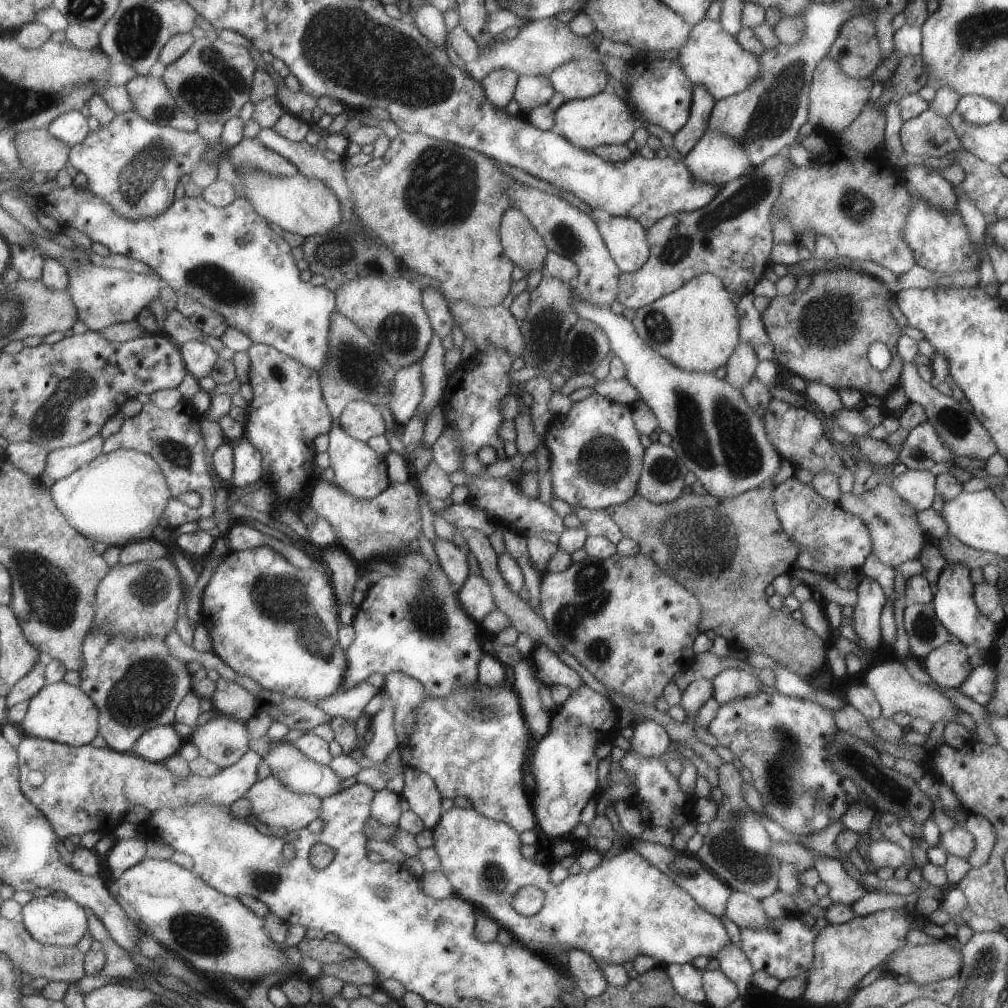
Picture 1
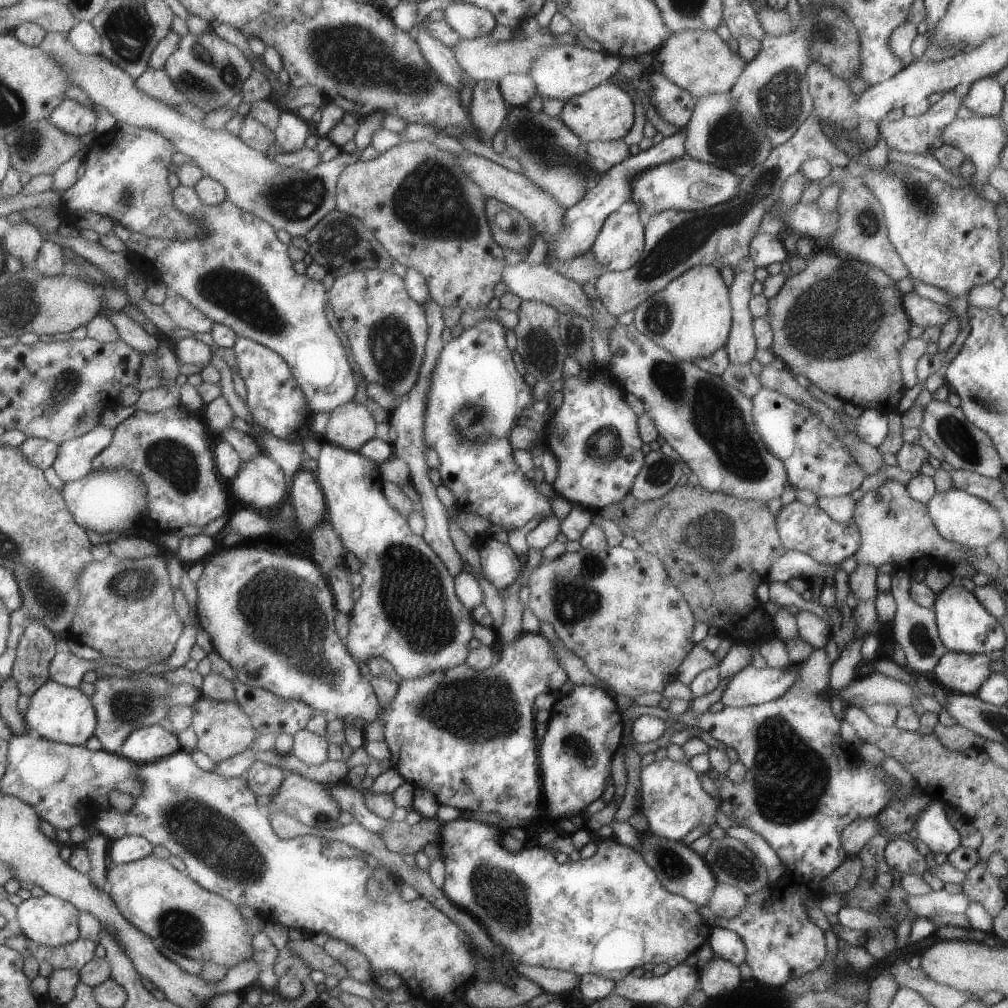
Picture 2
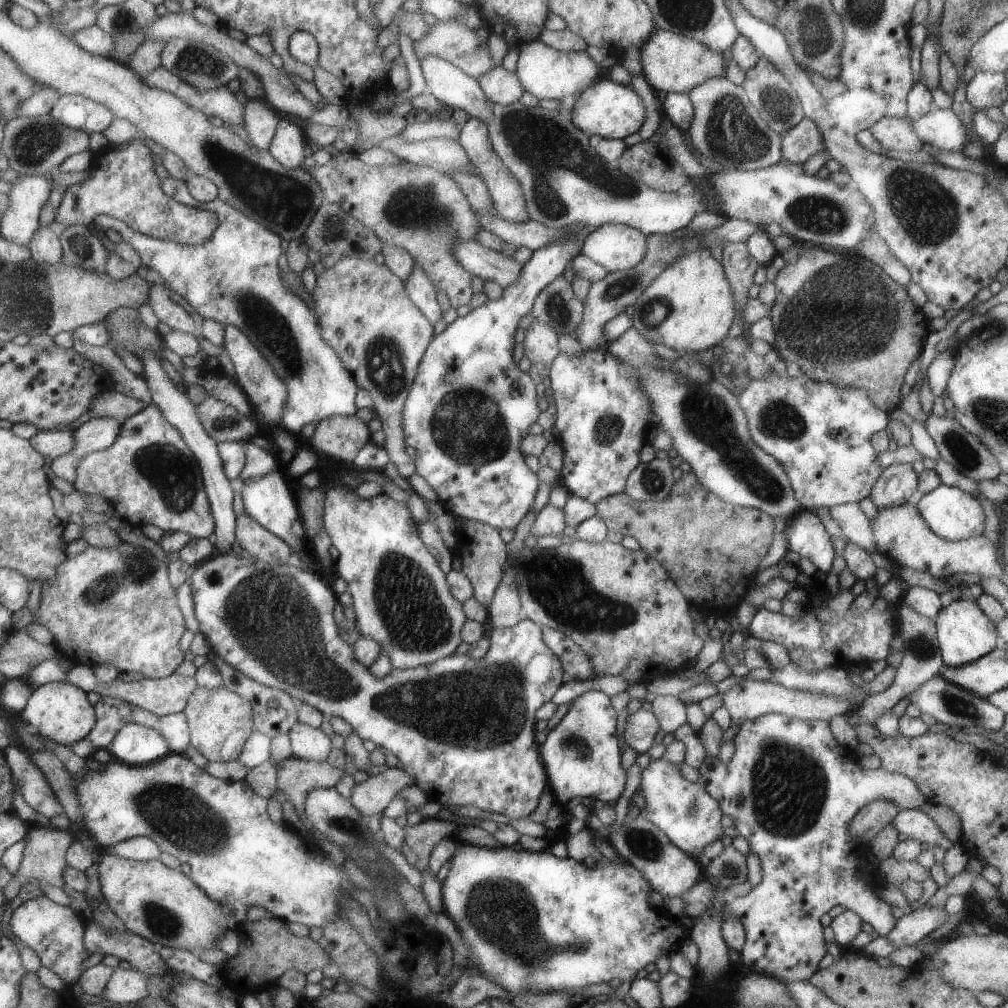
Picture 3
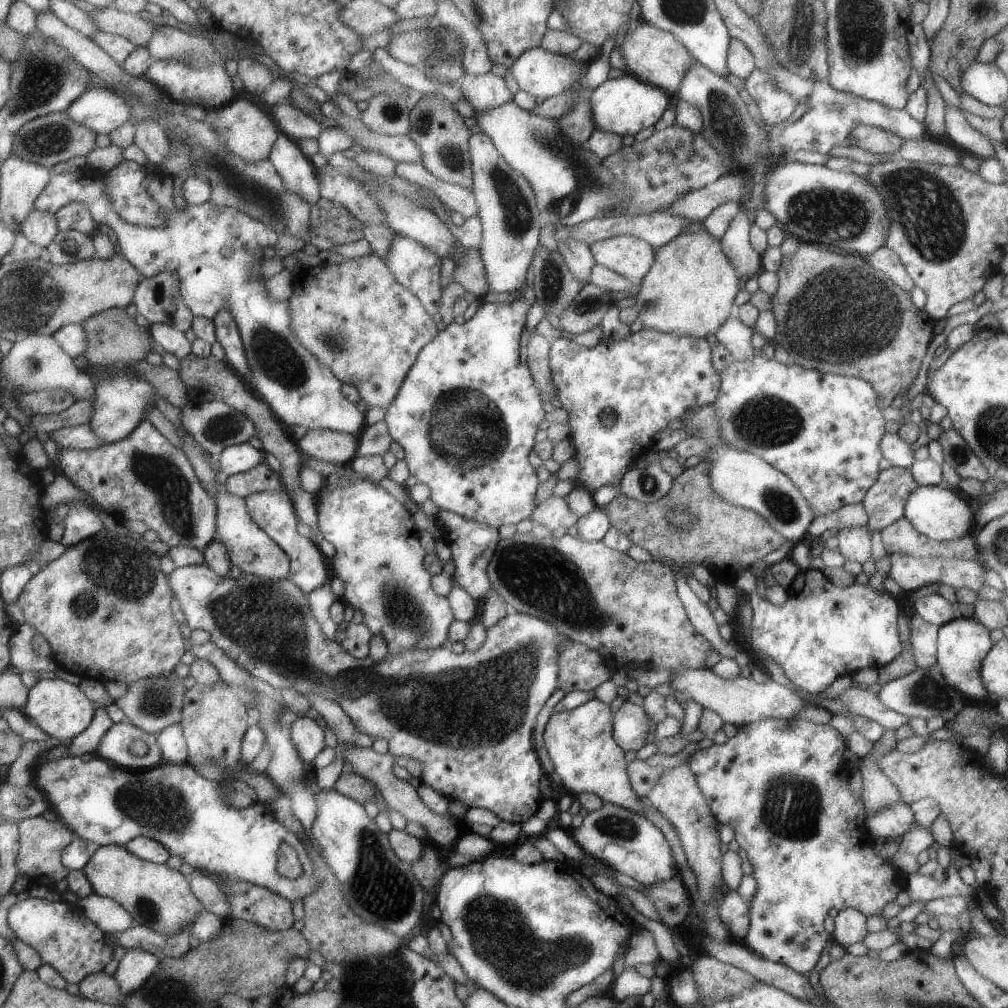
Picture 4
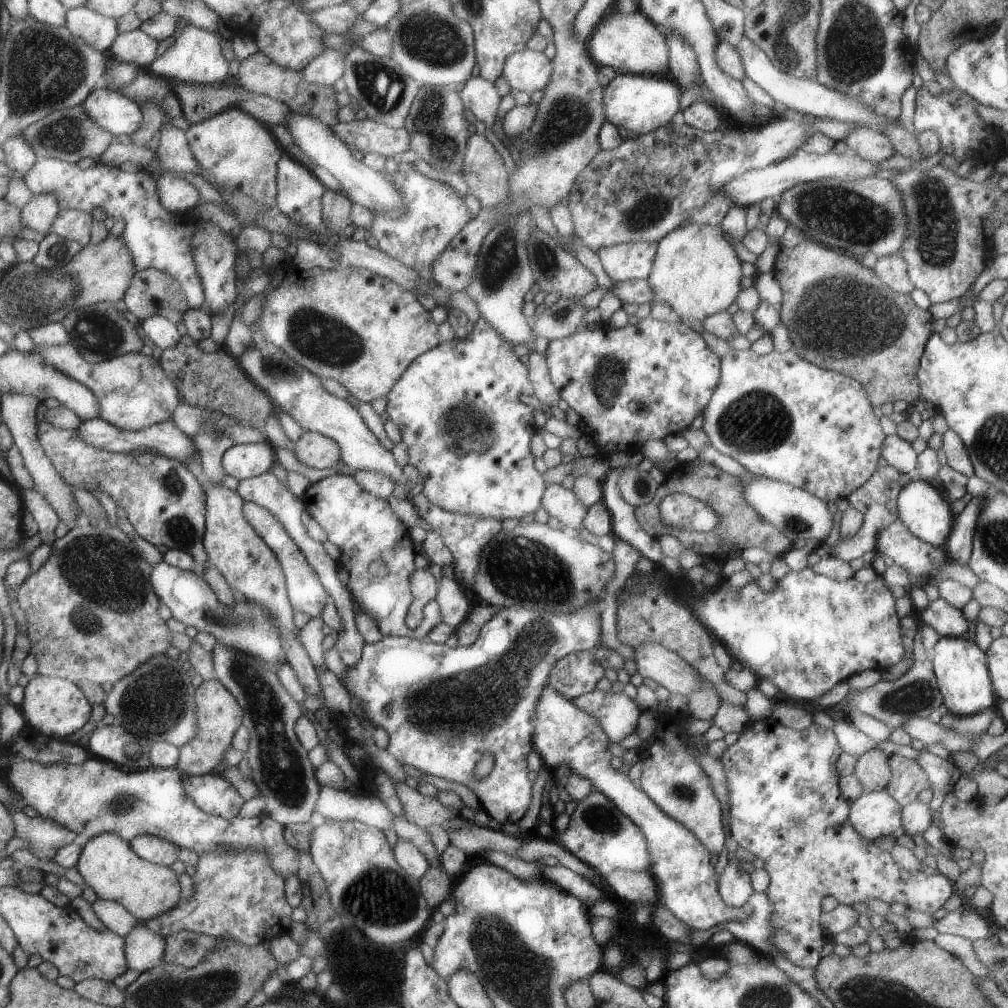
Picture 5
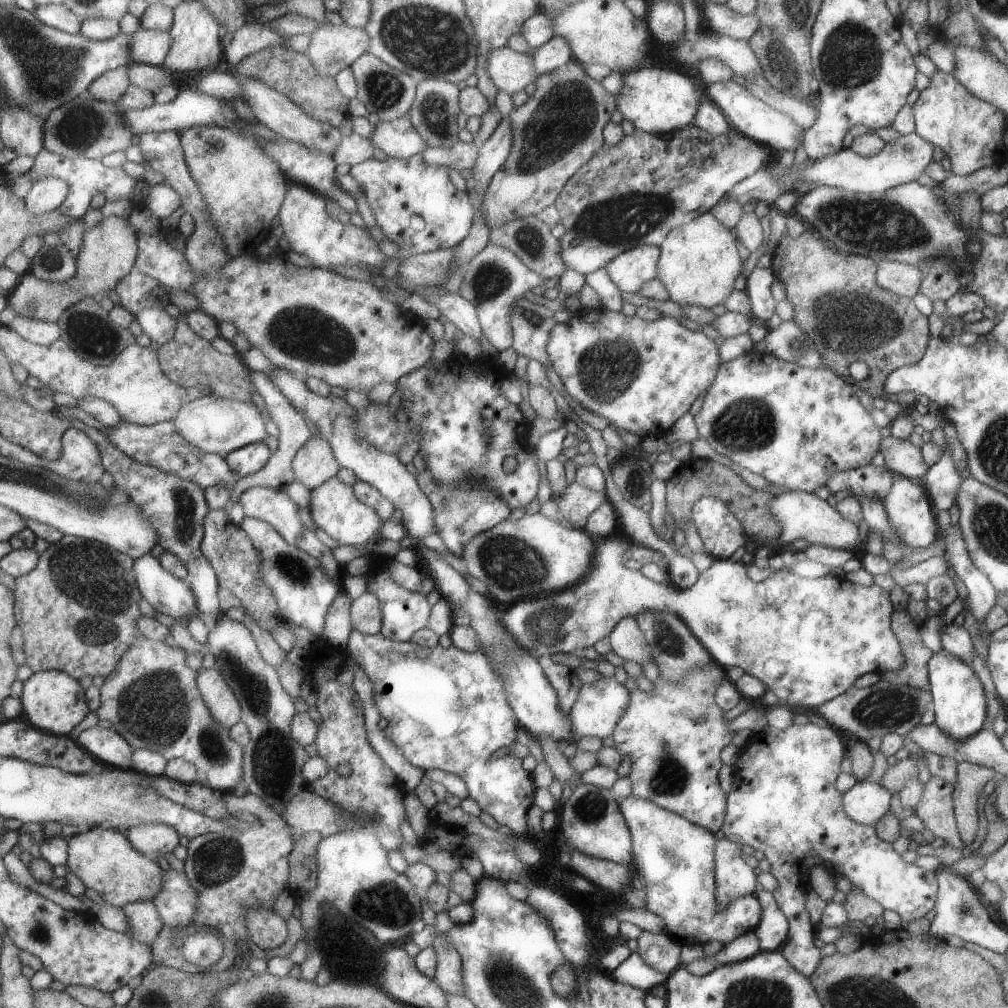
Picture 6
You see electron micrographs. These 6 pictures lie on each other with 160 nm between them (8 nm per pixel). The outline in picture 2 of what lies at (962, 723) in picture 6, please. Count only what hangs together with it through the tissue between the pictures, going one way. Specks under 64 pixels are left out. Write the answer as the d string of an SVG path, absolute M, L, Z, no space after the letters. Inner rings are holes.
M950 582L943 587L934 600L933 610L936 627L941 642L947 651L964 652L972 655L989 655L990 652L1001 650L1006 646L1006 632L1000 620L991 616L977 597L957 582Z

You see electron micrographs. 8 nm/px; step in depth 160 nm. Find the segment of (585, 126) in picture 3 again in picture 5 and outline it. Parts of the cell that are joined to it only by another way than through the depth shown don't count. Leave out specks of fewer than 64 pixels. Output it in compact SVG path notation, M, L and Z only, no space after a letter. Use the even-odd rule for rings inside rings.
M618 73L603 87L604 120L638 135L651 132L671 121L677 112L681 94L678 84L665 76Z

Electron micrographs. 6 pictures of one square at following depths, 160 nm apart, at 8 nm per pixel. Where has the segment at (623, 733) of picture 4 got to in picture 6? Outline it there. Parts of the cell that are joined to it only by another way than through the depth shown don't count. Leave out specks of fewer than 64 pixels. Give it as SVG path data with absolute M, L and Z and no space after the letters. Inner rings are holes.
M598 678L592 683L583 683L578 696L568 710L572 722L572 734L578 737L605 738L611 736L614 726L619 722L627 703L630 692L614 678Z

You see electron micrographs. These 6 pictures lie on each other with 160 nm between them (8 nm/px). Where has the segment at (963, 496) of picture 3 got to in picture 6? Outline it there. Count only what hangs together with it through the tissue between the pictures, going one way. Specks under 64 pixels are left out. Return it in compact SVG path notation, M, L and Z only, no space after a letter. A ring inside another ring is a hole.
M899 476L894 480L890 491L881 502L883 502L896 535L907 549L913 547L925 548L936 539L935 536L938 536L937 522L935 521L936 513L927 491L921 484L911 482L907 477Z

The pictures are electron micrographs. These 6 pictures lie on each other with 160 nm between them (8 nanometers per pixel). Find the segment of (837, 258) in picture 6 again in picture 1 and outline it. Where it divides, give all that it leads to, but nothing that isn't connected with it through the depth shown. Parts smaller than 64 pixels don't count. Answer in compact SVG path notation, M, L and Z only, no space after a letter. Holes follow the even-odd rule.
M847 269L819 271L812 274L807 290L788 295L777 294L760 313L760 317L772 342L773 359L779 364L779 377L781 373L787 375L792 391L800 394L804 393L806 383L817 381L834 389L854 388L859 392L864 390L883 400L889 391L897 387L903 363L896 351L896 342L901 332L888 310L889 299L893 299L893 294L879 279ZM871 343L883 343L889 349L890 363L882 371L873 368L865 358Z

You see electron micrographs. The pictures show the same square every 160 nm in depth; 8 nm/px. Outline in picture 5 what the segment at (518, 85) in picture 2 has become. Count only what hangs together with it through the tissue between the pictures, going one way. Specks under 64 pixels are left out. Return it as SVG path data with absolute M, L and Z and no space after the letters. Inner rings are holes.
M478 74L469 77L458 92L464 108L472 112L477 121L485 125L484 137L493 145L497 153L503 158L507 174L513 174L515 165L503 142L497 139L492 131L495 111L499 104L500 94L490 80L481 78Z

